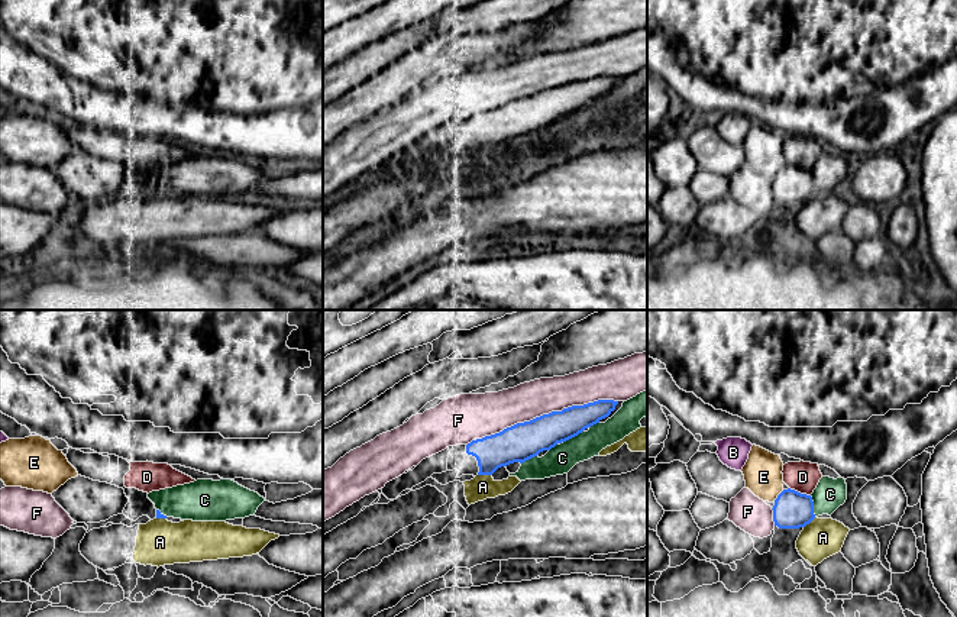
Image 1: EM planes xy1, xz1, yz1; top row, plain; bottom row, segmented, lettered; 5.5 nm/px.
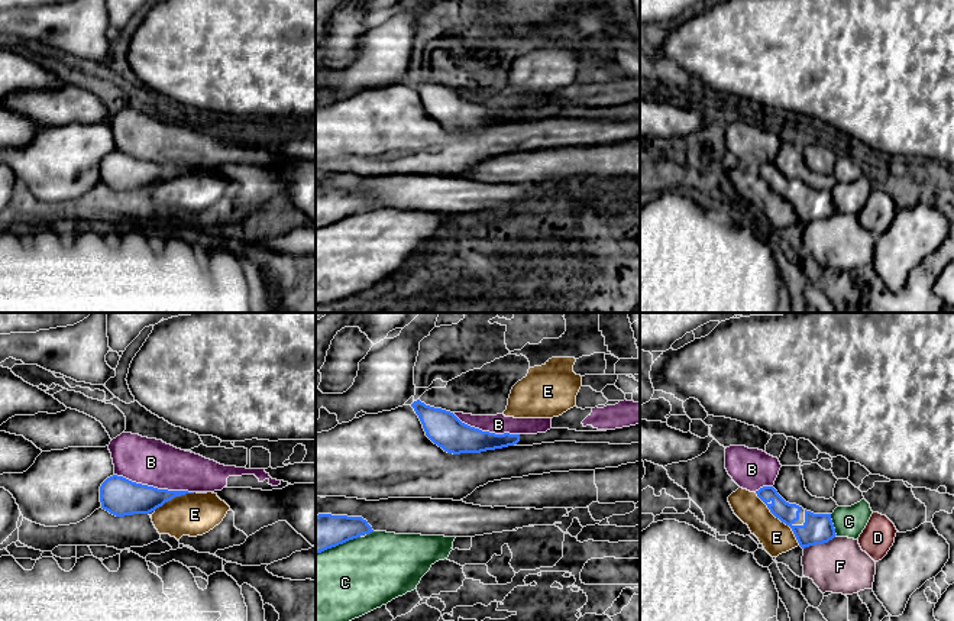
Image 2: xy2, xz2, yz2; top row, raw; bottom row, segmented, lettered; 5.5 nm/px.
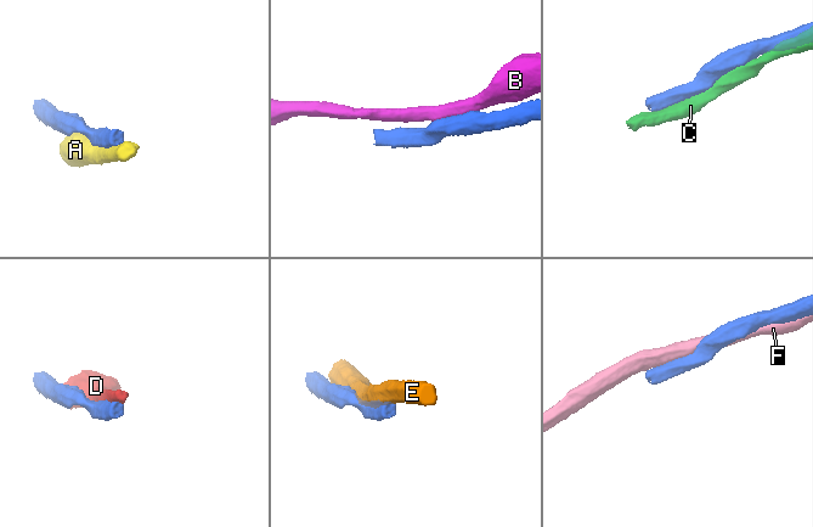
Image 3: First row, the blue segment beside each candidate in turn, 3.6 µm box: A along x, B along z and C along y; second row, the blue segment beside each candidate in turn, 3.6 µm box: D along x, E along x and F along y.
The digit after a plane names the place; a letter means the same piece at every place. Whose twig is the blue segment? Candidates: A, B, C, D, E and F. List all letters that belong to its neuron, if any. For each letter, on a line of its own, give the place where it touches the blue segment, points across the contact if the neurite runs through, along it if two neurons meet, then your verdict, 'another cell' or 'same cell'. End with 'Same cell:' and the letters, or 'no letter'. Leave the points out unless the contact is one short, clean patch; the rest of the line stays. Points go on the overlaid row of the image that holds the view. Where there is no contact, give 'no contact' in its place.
A: meets blue in xz1 at (485, 474); border along xz1 (478, 474), (491, 475); another cell
B: meets blue in xy2 at (152, 487); another cell
C: meets blue in yz1 at (812, 506); another cell
D: meets blue in yz1 at (799, 493); another cell
E: meets blue in yz2 at (779, 518); another cell
F: meets blue in xz1 at (546, 414); another cell
Same cell: no letter

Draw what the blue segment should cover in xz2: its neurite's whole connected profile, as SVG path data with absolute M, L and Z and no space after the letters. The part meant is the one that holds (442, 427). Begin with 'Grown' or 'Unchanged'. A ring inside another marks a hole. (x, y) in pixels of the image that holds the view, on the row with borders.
Grown. M420 400L411 404L418 415L426 436L447 453L481 453L508 446L533 446L554 442L576 443L609 443L631 444L640 443L640 424L607 430L607 431L576 431L569 428L550 428L537 434L495 434L482 431L462 423L453 413L426 405Z

